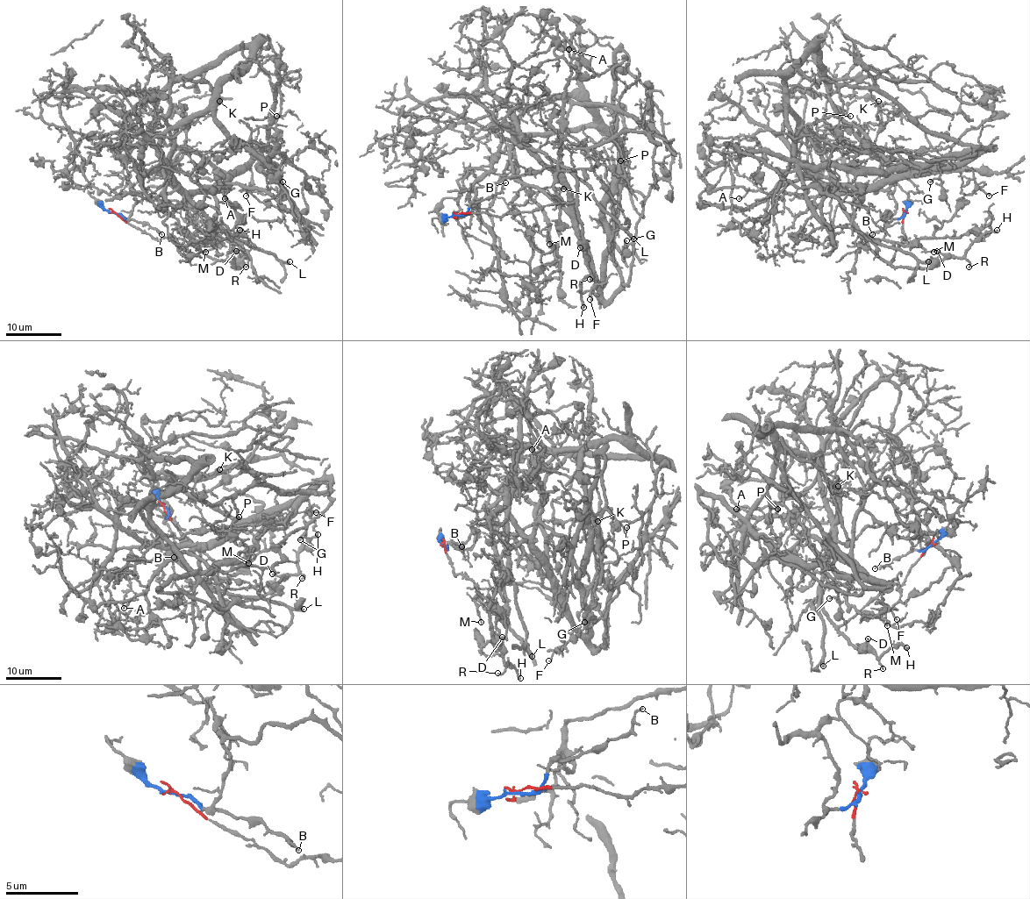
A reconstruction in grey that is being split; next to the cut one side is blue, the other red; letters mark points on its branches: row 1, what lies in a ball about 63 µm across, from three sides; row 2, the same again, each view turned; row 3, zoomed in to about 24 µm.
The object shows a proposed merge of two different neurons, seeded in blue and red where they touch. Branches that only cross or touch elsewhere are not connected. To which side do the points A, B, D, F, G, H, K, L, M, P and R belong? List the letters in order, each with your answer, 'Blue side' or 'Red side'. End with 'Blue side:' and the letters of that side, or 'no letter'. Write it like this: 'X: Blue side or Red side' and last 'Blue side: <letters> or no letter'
A: Blue side
B: Blue side
D: Red side
F: Blue side
G: Blue side
H: Red side
K: Blue side
L: Red side
M: Red side
P: Blue side
R: Red side
Blue side: A, B, F, G, K, P

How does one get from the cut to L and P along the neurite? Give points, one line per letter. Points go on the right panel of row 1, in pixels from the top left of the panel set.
L: (904, 212), (902, 229), (906, 239), (902, 239), (890, 261), (883, 260), (869, 247), (867, 238), (928, 261)
P: (904, 212), (892, 218), (886, 190), (859, 190), (990, 150), (919, 127), (874, 89), (843, 85), (850, 116)

